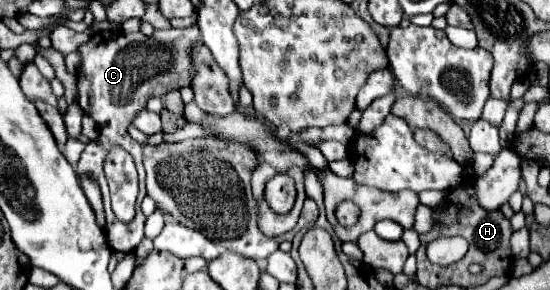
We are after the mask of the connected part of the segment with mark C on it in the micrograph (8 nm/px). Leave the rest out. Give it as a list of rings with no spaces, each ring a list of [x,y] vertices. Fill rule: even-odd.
[[[197,25],[185,27],[185,29],[155,29],[151,37],[135,31],[135,33],[125,33],[125,31],[99,31],[91,37],[89,43],[79,47],[81,53],[81,67],[79,67],[79,77],[77,77],[77,87],[79,87],[79,103],[83,105],[85,113],[91,115],[97,121],[99,127],[99,139],[91,141],[85,145],[85,151],[81,153],[81,159],[77,163],[75,173],[77,175],[89,175],[99,187],[103,203],[105,203],[105,213],[107,213],[107,243],[111,245],[113,251],[123,251],[129,253],[133,251],[141,239],[143,239],[143,225],[145,225],[145,215],[141,211],[141,201],[145,197],[145,169],[143,169],[143,145],[133,141],[131,135],[127,133],[127,127],[131,119],[145,107],[145,103],[151,97],[163,97],[167,91],[173,89],[183,89],[189,87],[193,77],[195,77],[195,67],[193,61],[189,59],[193,55],[193,45],[201,43],[201,33]],[[113,147],[123,147],[135,161],[137,171],[139,171],[139,197],[137,197],[137,215],[129,223],[121,223],[113,209],[111,209],[110,190],[105,173],[103,173],[103,161],[109,149]]]

